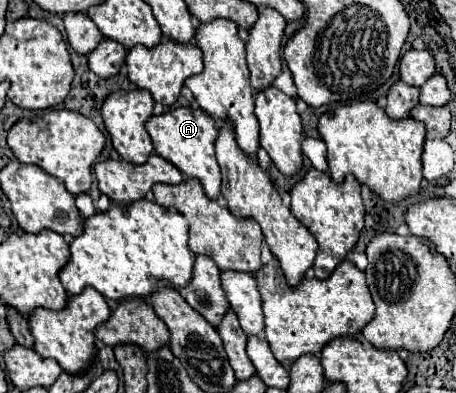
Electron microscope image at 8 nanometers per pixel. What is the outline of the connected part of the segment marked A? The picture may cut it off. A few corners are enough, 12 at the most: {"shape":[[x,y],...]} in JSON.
{"shape":[[201,109],[153,115],[157,155],[219,199],[219,131]]}

